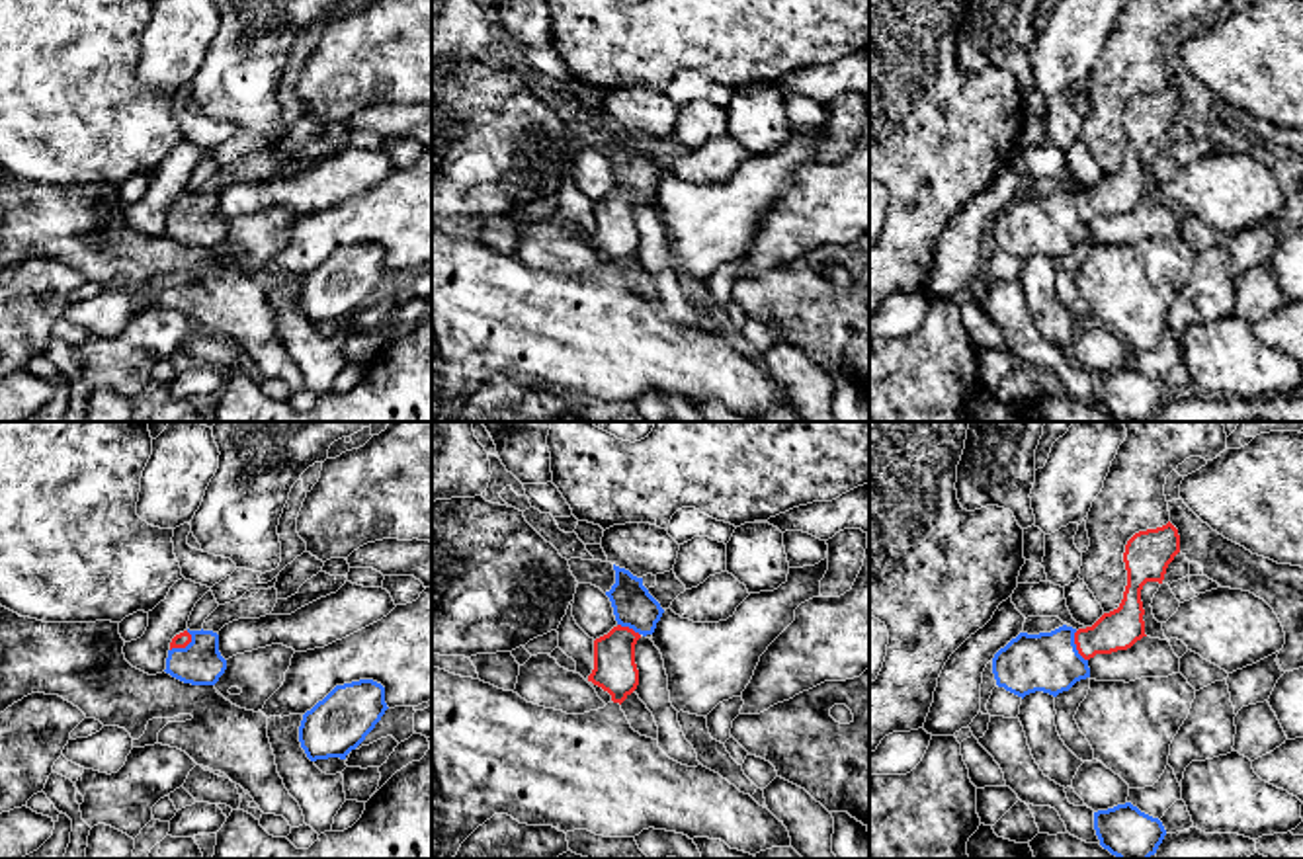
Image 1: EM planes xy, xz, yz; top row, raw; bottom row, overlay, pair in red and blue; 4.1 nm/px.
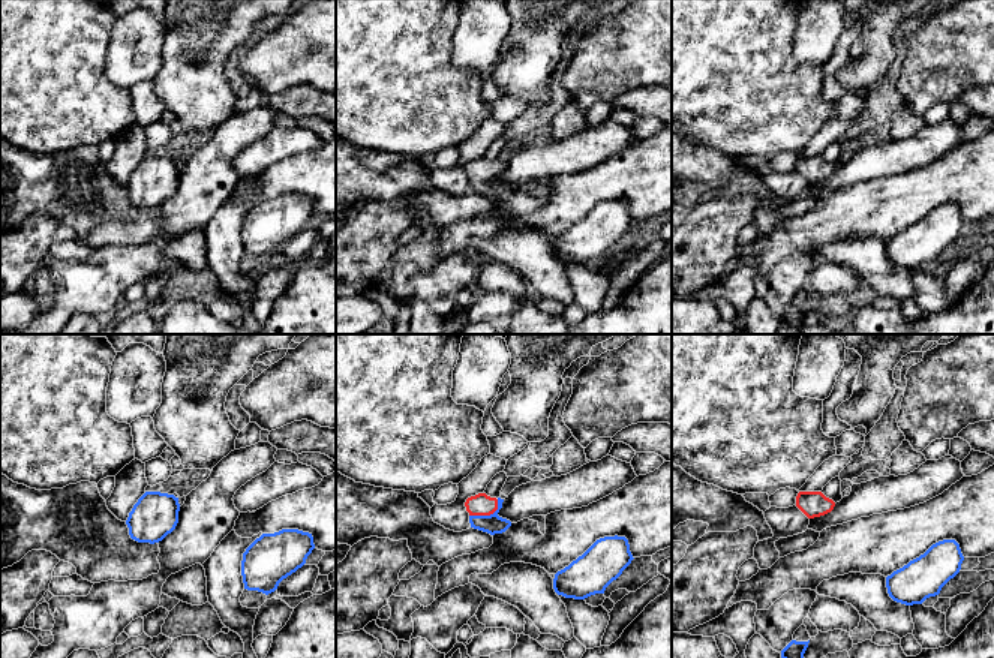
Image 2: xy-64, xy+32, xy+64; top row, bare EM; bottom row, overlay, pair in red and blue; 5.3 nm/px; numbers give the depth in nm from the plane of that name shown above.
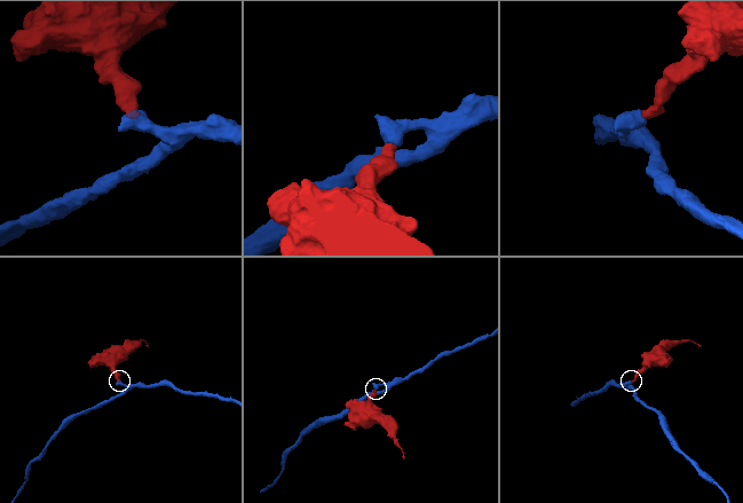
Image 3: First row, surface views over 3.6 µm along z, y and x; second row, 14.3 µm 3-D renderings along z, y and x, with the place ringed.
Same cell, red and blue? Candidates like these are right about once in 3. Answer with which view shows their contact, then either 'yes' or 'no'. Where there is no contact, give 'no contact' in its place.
xy | yes

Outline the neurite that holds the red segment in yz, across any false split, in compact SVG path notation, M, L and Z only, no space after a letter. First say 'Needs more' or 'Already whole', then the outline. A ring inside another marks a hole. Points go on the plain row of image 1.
Needs more. M1170 84L1162 90L1135 96L1127 103L1123 115L1127 148L1119 170L1110 176L1104 176L1092 189L1086 191L1076 193L1072 189L1063 187L1051 195L1020 195L992 221L992 236L996 248L1022 262L1035 254L1043 254L1057 260L1059 256L1069 254L1076 244L1090 240L1088 223L1096 217L1112 217L1117 213L1131 211L1137 203L1147 199L1141 152L1147 144L1162 146L1166 131L1178 115L1180 98Z

